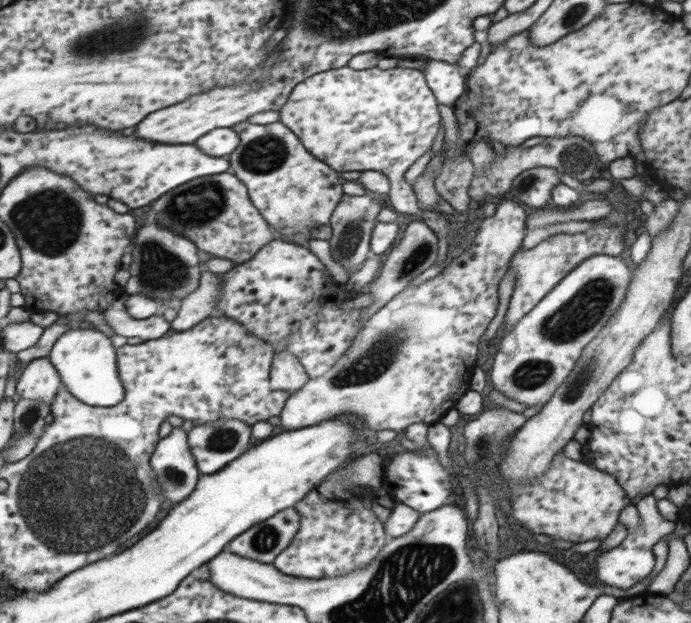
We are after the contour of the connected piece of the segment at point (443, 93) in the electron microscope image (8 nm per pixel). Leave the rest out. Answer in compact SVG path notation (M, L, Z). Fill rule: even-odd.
M429 59L423 73L438 103L452 106L466 88L464 73L457 63Z

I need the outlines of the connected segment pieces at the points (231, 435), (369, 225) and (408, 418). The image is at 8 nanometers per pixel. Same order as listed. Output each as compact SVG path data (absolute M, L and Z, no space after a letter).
M218 419L212 424L194 425L188 434L188 441L199 472L208 475L222 470L229 462L251 448L250 436L252 426L238 419Z
M370 193L356 197L344 195L343 198L330 218L332 237L328 243L333 261L340 264L344 271L351 275L352 268L362 265L368 259L372 229L376 225L378 214L385 205L380 197Z
M514 199L500 203L494 215L486 217L484 222L480 224L476 238L472 240L471 245L458 258L445 263L444 270L437 277L432 278L431 281L426 281L426 283L422 283L418 287L408 285L402 292L394 296L392 300L389 300L384 306L379 307L370 316L368 322L360 330L360 333L356 335L354 343L346 351L345 356L329 372L320 378L309 378L308 382L300 390L291 393L279 414L281 420L280 426L287 431L298 430L307 426L314 426L314 424L320 424L322 420L328 420L328 418L338 416L338 414L356 414L372 430L395 430L399 434L402 434L402 431L411 424L424 423L427 427L440 420L448 412L448 409L453 408L460 398L464 396L464 393L469 391L470 376L476 367L476 355L479 352L480 340L484 336L488 324L492 322L492 318L496 314L496 308L498 308L498 283L502 280L506 272L509 271L510 260L514 258L514 253L522 247L525 234L528 231L526 220L526 210L524 210L522 204L514 202Z

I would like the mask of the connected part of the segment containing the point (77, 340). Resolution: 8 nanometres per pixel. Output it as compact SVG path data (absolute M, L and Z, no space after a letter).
M91 326L68 330L56 340L48 357L62 379L62 386L82 402L99 408L116 408L124 400L125 387L117 370L117 349L106 334Z

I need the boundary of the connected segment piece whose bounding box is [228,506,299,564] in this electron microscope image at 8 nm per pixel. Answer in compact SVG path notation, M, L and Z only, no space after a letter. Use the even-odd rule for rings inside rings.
M292 506L251 526L229 542L234 554L270 564L298 532L299 514Z

